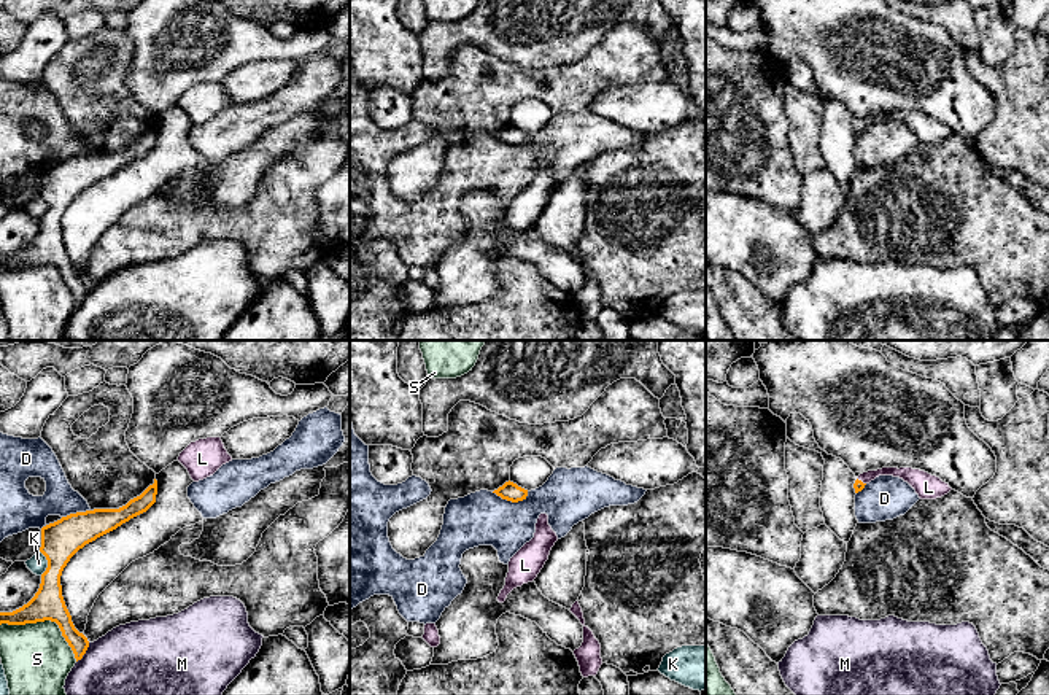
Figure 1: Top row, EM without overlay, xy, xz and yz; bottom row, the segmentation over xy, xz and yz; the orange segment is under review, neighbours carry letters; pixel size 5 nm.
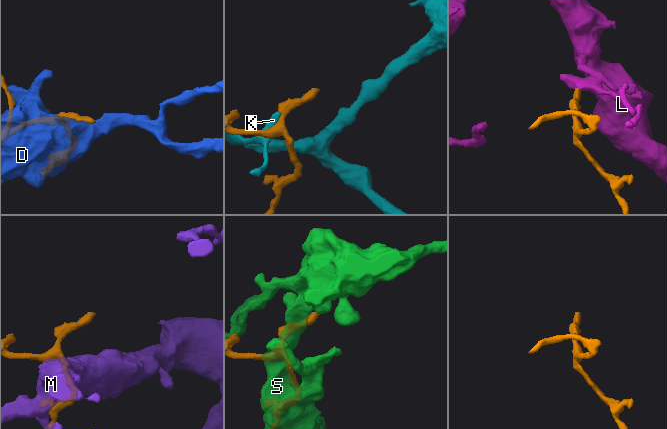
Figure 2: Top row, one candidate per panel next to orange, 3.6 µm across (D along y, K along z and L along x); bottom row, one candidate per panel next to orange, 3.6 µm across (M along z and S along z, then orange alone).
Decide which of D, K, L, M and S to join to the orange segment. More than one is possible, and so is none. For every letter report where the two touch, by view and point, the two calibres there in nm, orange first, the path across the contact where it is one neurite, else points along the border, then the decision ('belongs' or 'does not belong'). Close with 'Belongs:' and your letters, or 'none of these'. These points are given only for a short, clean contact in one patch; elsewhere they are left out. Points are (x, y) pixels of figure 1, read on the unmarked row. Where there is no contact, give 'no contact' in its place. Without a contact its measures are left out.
D: meets orange in xz at (510, 143); 90 nm thick on the orange side, 280 nm on the other; does not belong
K: meets orange in xy at (48, 207); 190 nm thick on the orange side, 90 nm on the other; does not belong
L: meets orange in yz at (860, 124); 60 nm thick on the orange side, 80 nm on the other; runs through yz (859, 129), (860, 124), (882, 115), (908, 118); belongs
M: meets orange in xy at (85, 296); 100 nm thick on the orange side, 500 nm on the other; does not belong
S: meets orange in xy at (46, 263); 160 nm thick on the orange side, 340 nm on the other; does not belong
Belongs: L

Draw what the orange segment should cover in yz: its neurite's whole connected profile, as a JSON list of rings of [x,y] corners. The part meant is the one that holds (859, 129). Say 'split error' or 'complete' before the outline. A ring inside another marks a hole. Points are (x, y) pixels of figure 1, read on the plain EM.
split error; [[[882,111],[877,115],[868,115],[860,118],[854,127],[855,137],[861,135],[866,127],[869,127],[879,119],[893,119],[903,122],[915,134],[920,143],[936,143],[947,138],[952,134],[949,127],[943,126],[939,121],[920,113]]]

